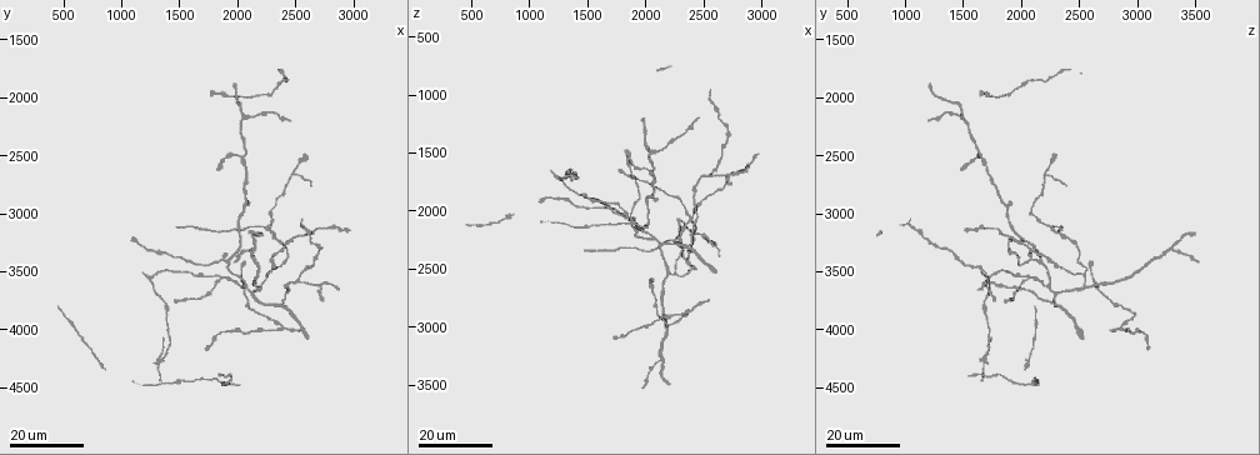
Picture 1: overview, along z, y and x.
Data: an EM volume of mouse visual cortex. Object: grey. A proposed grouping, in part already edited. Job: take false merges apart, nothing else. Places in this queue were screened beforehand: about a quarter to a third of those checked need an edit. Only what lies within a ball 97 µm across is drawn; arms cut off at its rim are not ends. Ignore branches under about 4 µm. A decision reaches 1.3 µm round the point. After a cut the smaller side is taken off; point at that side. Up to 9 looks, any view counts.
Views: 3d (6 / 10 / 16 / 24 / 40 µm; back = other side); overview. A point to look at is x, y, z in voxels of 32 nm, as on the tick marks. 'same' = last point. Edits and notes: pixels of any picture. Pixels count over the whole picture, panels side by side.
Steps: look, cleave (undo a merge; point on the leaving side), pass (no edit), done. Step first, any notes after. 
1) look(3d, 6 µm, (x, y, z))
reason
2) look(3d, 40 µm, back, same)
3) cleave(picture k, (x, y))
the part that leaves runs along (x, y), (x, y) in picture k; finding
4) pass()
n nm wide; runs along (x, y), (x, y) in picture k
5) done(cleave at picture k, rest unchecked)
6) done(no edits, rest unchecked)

look(3d, 16 µm, (2380, 3800, 2300))
branch point

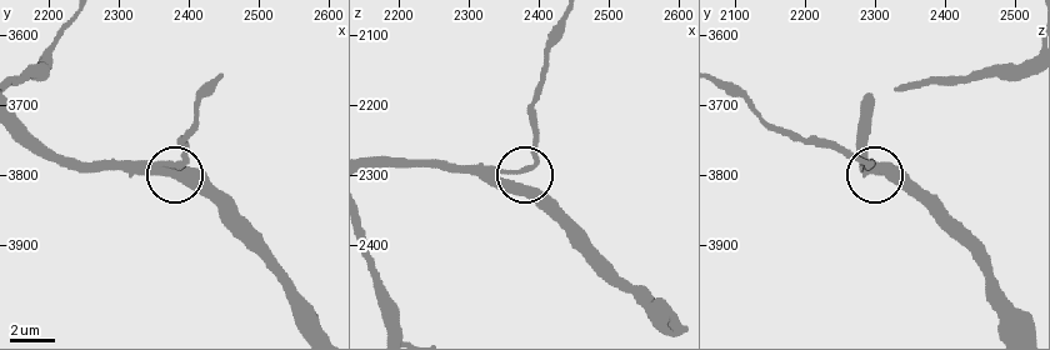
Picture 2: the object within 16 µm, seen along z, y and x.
look(3d, 6 µm, (2365, 3795, 2310))

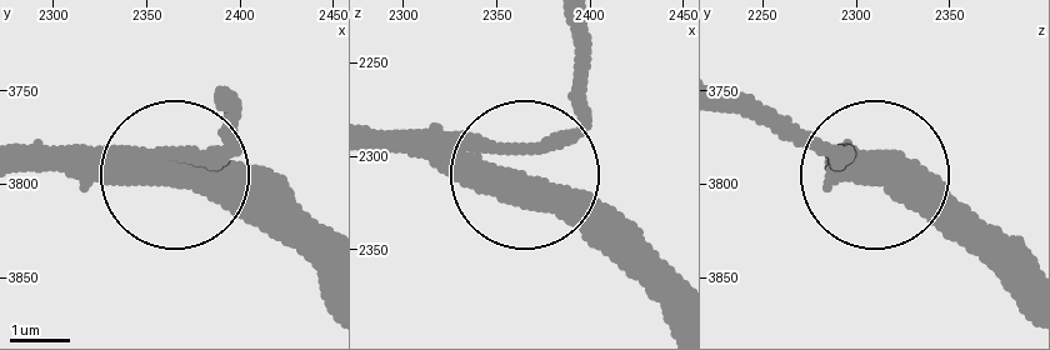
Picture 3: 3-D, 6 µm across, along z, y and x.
pass()
400 nm wide; runs along (378, 138), (496, 143), (626, 266) in picture 3; all the same neuron

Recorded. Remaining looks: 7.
look(3d, 24 µm, (1340, 4300, 1660))
four arms meet

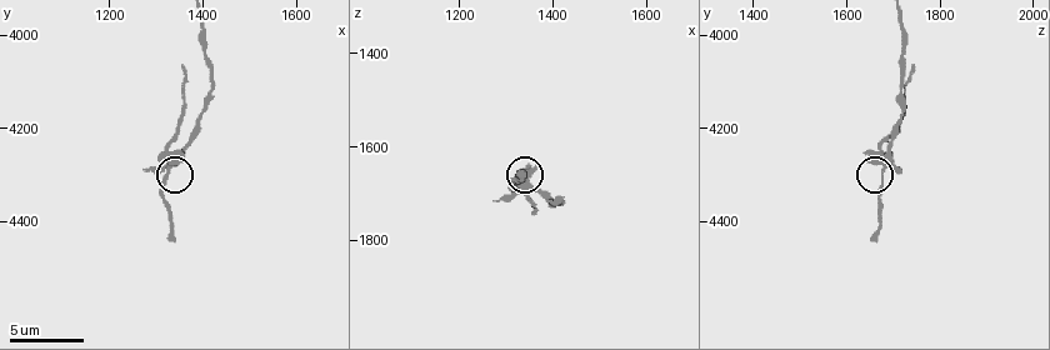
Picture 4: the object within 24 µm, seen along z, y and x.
look(3d, 6 µm, (1340, 4280, 1685))

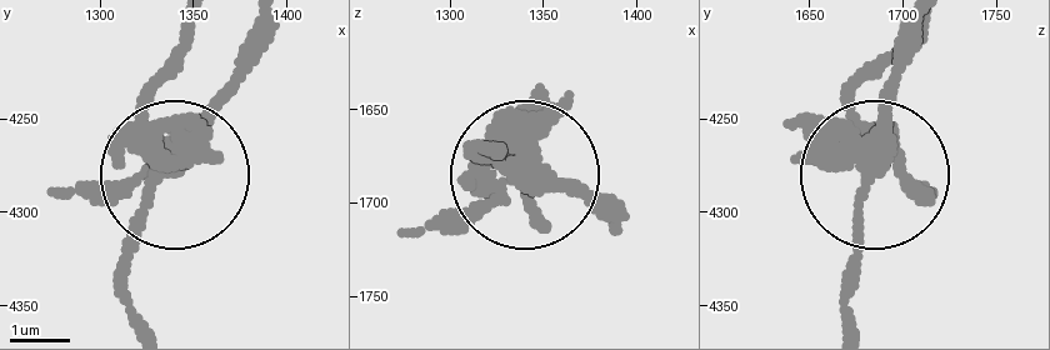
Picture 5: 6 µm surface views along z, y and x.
cleave(picture 5, (130, 189))
4 arms; the part that leaves runs along (179, 144), (154, 89), (188, 29) in picture 5; a second neuron is stuck on

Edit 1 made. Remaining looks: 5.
look(overview)

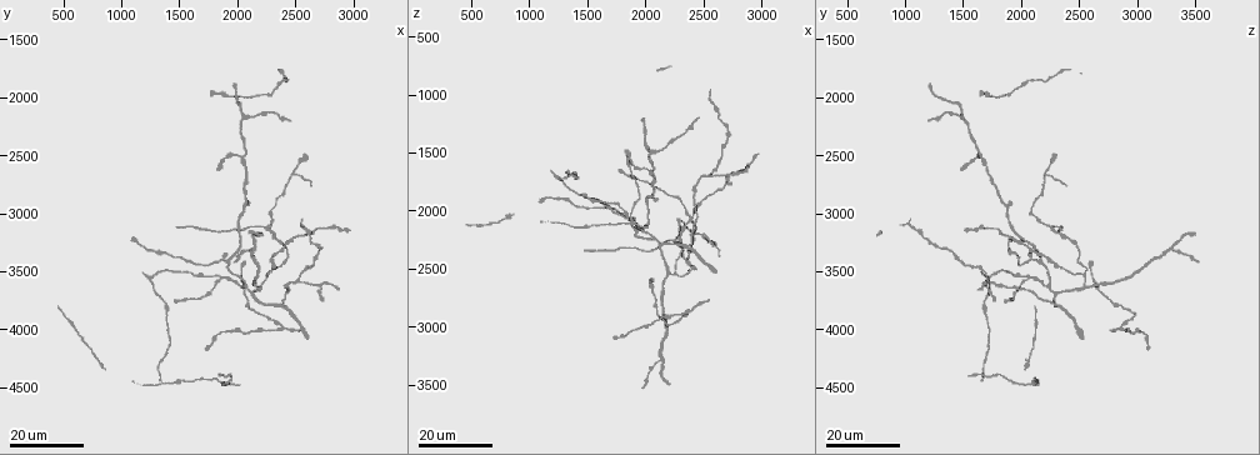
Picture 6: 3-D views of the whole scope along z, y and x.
look(3d, 16 µm, (2540, 3560, 1700))
arms part here

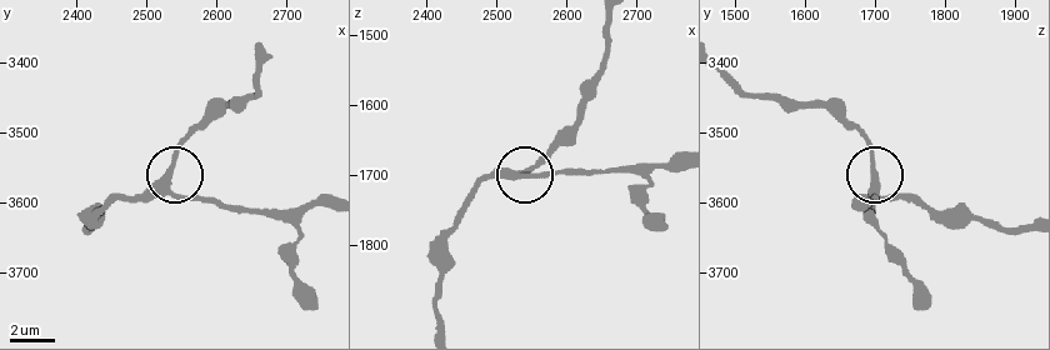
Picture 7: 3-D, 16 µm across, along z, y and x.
look(3d, 6 µm, (2530, 3575, 1705))
zoom in

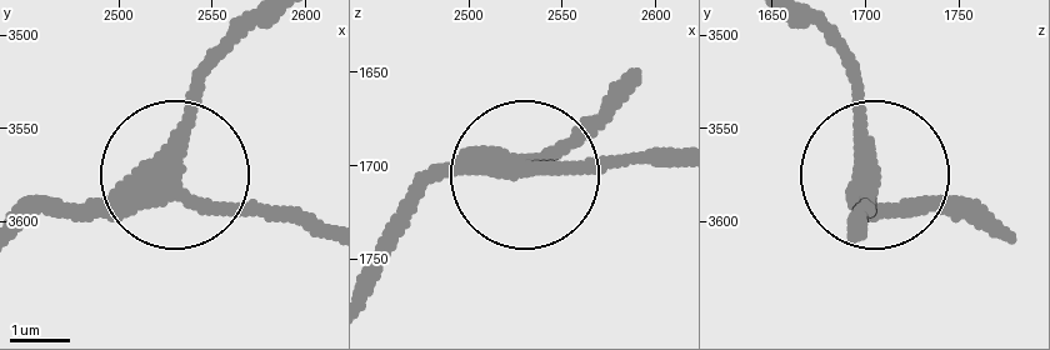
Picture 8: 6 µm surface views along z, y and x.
pass()
3 arms; runs along (373, 266), (443, 181), (661, 161) in picture 8; one neuron here

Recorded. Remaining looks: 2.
look(3d, 24 µm, (2500, 2640, 2200))
arms part here

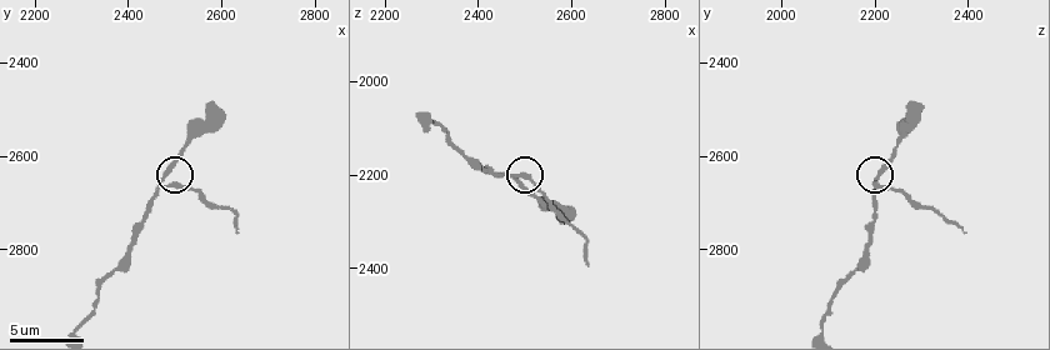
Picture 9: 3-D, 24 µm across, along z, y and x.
look(3d, 10 µm, (2490, 2670, 2200))

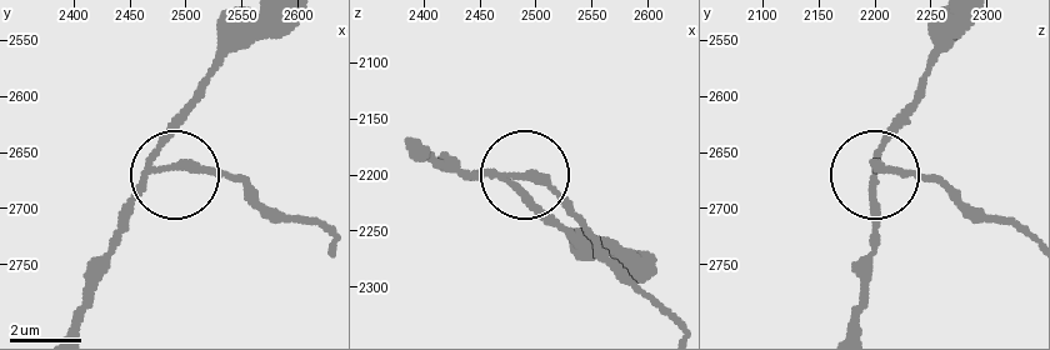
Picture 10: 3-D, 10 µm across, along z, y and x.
cleave(picture 10, (204, 173))
190 nm wide; the part that leaves runs along (155, 170), (233, 176), (278, 211), (314, 218), (329, 233) in picture 10; a second neuron is stuck on

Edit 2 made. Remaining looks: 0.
done(cleave at picture 5, cleave at picture 10, rest unchecked)

